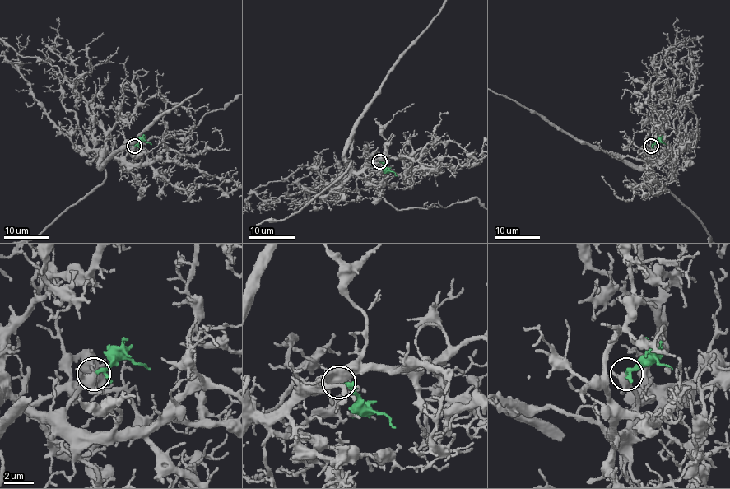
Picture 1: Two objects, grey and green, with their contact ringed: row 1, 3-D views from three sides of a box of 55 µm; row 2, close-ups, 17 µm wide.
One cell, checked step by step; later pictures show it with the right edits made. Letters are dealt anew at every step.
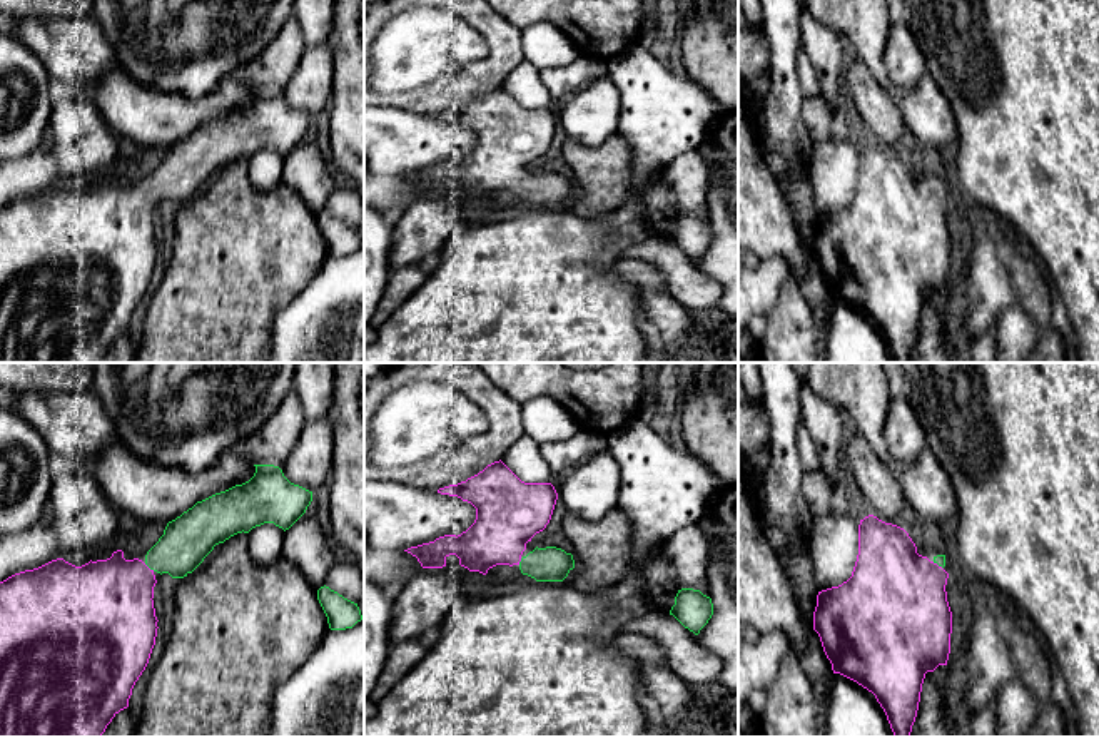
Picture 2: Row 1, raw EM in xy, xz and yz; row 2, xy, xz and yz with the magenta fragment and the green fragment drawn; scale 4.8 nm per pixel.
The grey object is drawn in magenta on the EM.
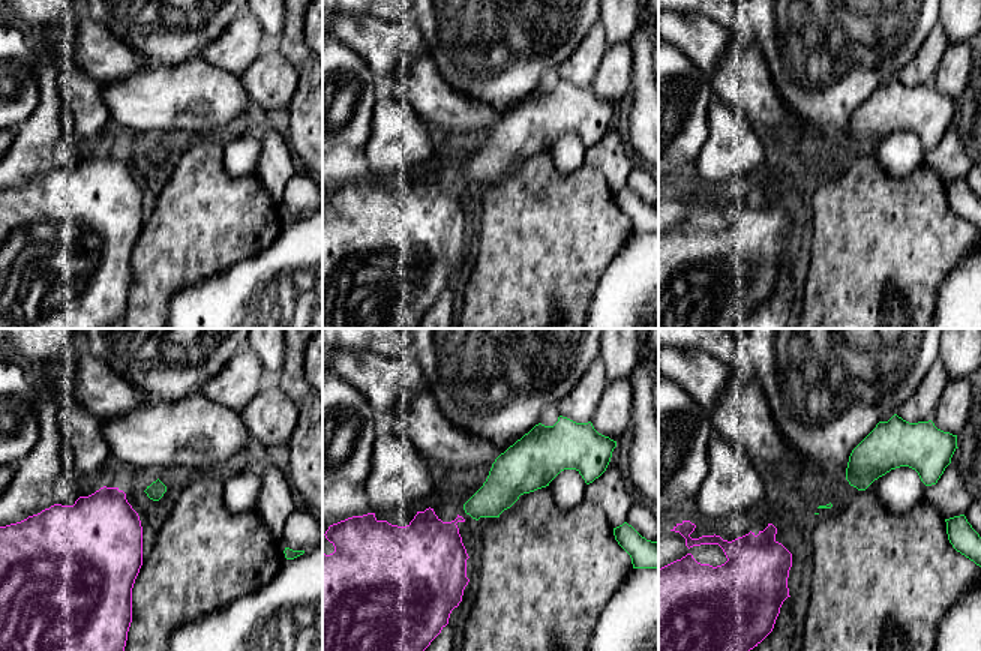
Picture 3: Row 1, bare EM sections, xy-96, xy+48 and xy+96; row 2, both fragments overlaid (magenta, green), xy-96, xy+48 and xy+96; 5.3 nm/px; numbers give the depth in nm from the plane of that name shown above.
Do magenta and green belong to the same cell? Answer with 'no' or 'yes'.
yes

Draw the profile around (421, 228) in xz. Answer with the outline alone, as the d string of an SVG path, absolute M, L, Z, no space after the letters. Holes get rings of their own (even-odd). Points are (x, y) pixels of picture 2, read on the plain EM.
M423 194L394 214L394 239L389 269L416 266L426 254L439 252L456 232L466 231L464 214L473 207L456 204L443 194Z

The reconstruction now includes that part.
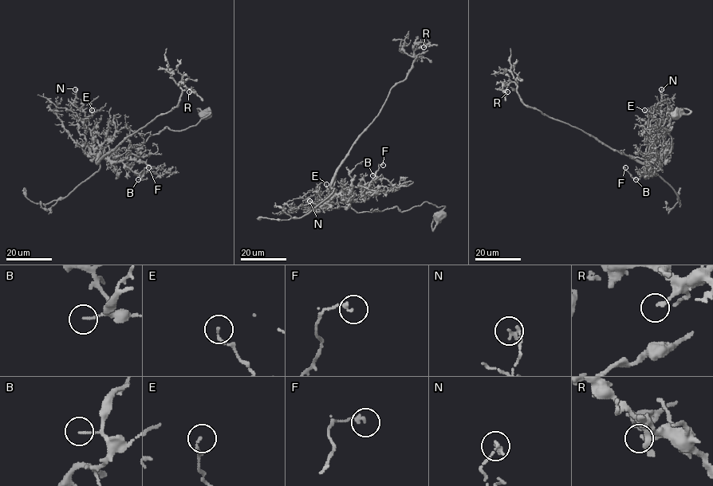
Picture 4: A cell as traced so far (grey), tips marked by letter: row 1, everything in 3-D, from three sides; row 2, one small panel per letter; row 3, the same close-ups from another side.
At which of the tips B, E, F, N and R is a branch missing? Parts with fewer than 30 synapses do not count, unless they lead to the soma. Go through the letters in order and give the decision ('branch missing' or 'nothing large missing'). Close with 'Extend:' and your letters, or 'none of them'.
B: nothing large missing
E: nothing large missing
F: nothing large missing
N: nothing large missing
R: nothing large missing
Extend: none of them

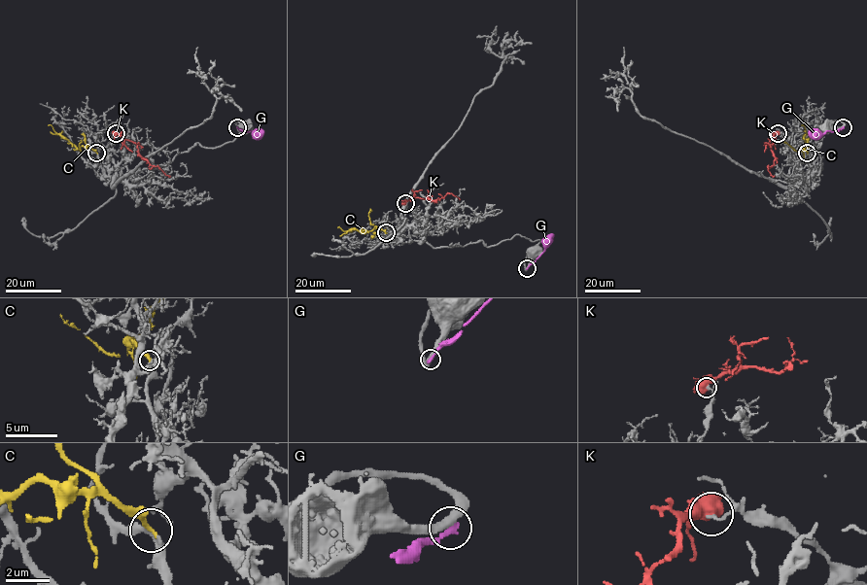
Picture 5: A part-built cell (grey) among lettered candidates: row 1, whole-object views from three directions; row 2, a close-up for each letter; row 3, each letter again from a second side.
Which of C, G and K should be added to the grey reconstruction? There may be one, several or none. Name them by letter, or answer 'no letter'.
C

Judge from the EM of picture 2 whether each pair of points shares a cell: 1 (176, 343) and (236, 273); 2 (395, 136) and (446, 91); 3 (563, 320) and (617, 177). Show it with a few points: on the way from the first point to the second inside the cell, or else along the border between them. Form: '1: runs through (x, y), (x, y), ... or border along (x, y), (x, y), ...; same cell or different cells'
1: runs through (192, 326), (216, 303), (219, 289); same cell
2: border along (383, 104), (436, 116); different cells
3: border along (632, 188), (622, 206), (597, 218), (565, 211); different cells

